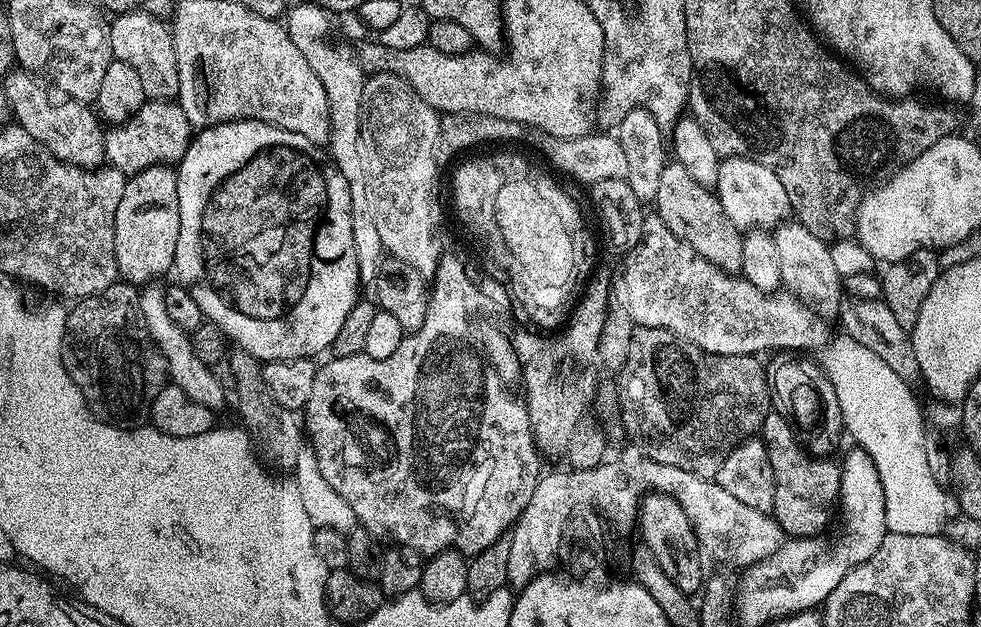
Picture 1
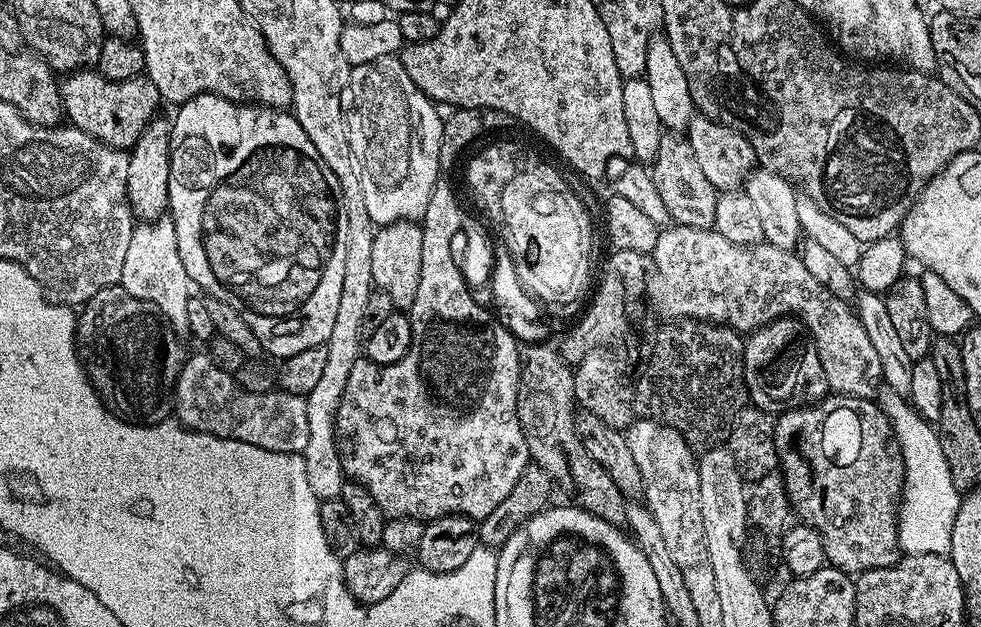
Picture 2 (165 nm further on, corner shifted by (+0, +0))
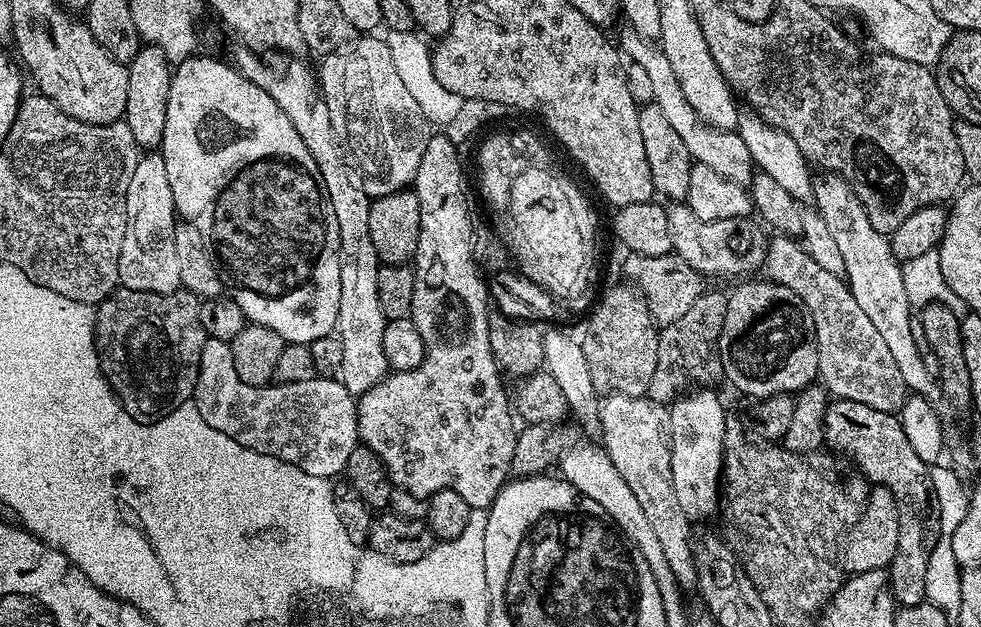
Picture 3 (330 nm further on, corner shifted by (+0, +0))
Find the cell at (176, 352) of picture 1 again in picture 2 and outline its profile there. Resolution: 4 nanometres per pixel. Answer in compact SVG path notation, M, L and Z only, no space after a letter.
M165 214L159 220L140 222L133 227L126 262L122 262L119 287L134 294L134 298L158 306L173 328L187 329L186 302L190 295L190 281L186 266L182 266L182 258L178 258L178 234L174 234L171 215Z

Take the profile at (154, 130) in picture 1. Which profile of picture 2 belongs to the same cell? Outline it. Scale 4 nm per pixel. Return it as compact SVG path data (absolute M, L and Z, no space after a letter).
M77 70L69 72L59 81L60 103L65 117L70 119L71 127L80 128L95 140L101 140L112 148L131 150L138 142L144 127L157 115L156 107L162 104L158 86L147 75L137 74L128 80L110 80L99 70Z

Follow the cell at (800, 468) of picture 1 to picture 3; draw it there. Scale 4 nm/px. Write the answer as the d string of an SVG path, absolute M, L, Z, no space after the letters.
M833 399L825 410L824 439L827 447L833 453L843 454L847 457L867 481L873 485L884 485L893 492L897 504L898 544L897 552L894 554L891 564L886 568L892 585L892 595L896 597L897 605L907 608L915 604L925 603L926 562L930 558L930 550L936 541L936 536L932 534L940 531L940 507L938 507L938 498L934 494L929 461L918 458L918 450L913 450L910 447L910 438L906 434L906 430L902 430L899 415L874 410L874 406L862 406L862 402Z

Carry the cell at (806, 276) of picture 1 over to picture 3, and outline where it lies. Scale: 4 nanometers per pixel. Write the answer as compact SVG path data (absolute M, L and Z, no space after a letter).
M624 26L620 32L620 40L618 39L618 48L631 63L646 70L654 90L651 103L656 104L658 110L662 110L662 115L668 119L670 126L674 126L674 131L682 137L682 142L686 142L686 150L690 150L693 161L702 166L710 166L710 170L722 174L722 178L730 178L735 184L751 185L754 165L750 158L750 150L746 150L746 142L742 142L739 132L712 128L698 118L690 102L686 102L686 94L682 94L678 86L678 74L674 74L674 66L670 66L659 43L642 38L631 26Z

